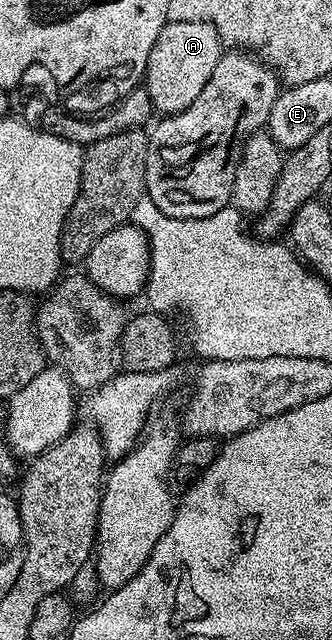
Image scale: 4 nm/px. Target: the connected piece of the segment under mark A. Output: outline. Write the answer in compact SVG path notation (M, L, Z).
M169 22L162 28L154 48L150 48L150 60L144 69L143 89L147 90L157 115L167 116L182 112L194 104L194 99L206 88L206 80L214 72L222 53L218 32L205 22Z

